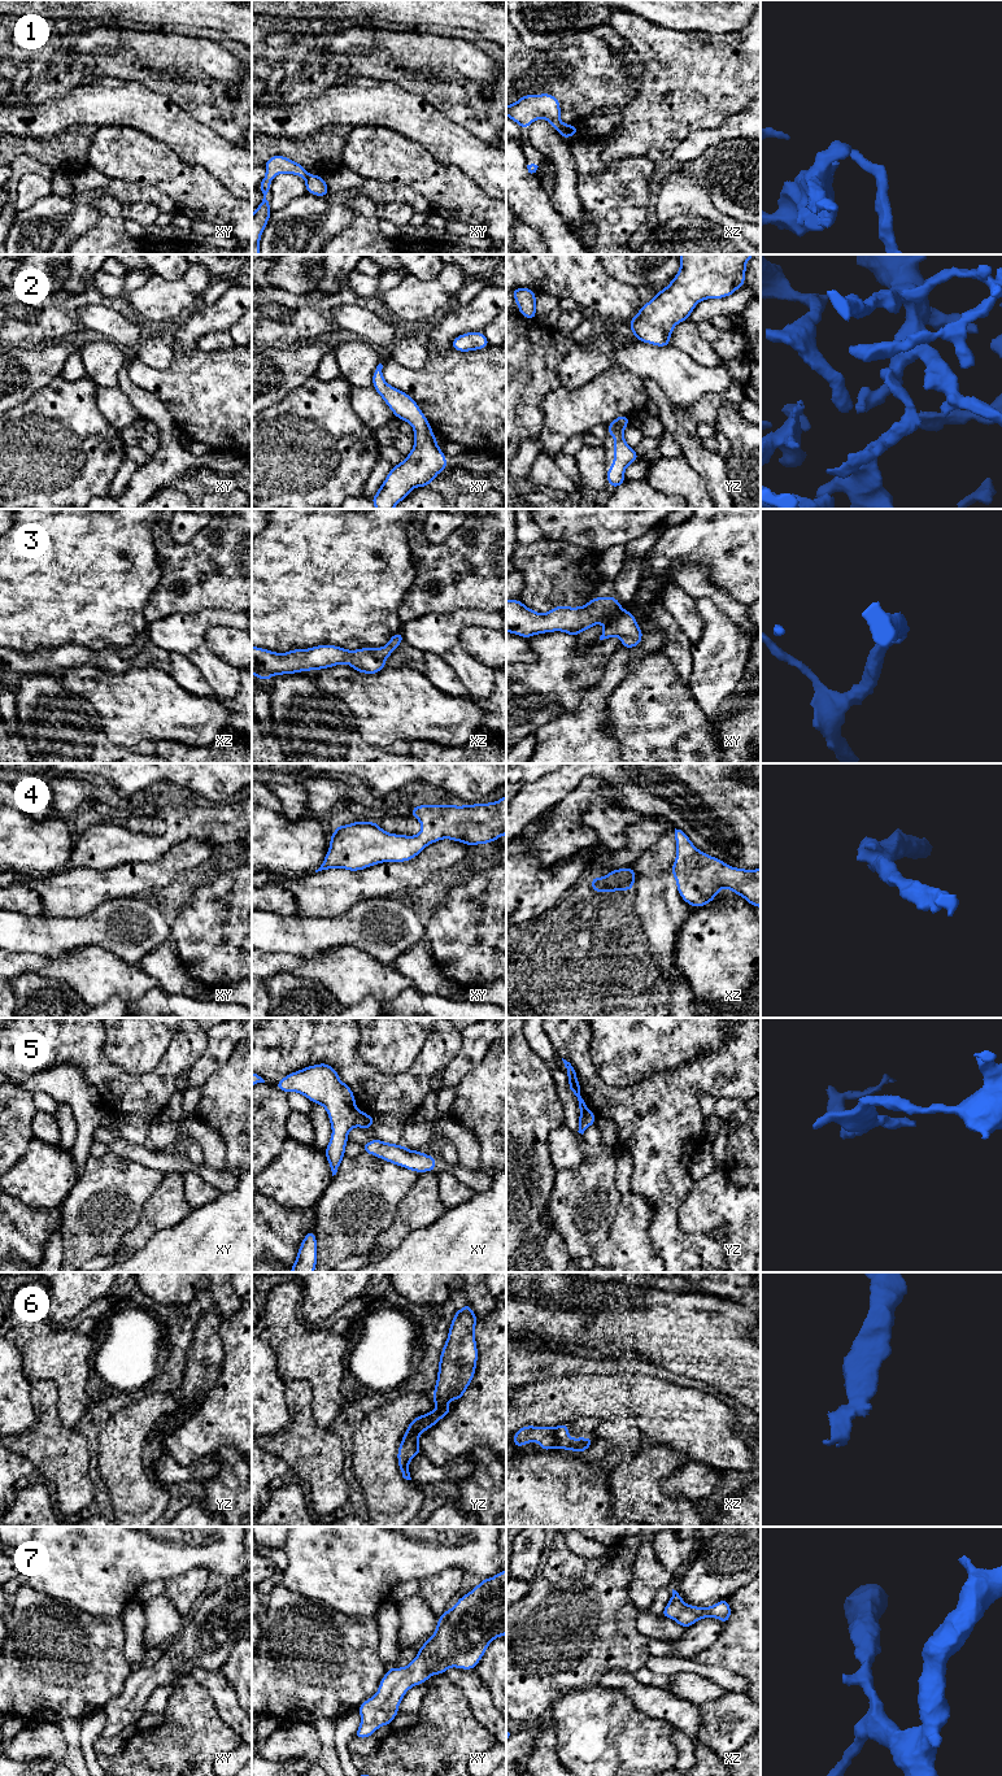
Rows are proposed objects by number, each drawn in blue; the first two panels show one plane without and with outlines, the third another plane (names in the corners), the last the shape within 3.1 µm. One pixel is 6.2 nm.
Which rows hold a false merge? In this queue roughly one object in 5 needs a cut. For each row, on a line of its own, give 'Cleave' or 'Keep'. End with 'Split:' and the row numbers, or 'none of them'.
1: Cleave
2: Keep
3: Keep
4: Keep
5: Cleave
6: Cleave
7: Keep
Split: 1, 5, 6

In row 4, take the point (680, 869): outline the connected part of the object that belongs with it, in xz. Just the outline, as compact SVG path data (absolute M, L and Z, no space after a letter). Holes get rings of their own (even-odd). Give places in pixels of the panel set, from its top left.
M675 828L676 861L671 872L680 897L693 907L710 904L722 888L761 907L761 869L736 869L697 849L685 832Z

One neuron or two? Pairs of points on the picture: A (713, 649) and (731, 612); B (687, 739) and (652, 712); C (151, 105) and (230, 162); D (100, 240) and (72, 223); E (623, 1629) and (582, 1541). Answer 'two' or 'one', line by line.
A: two
B: one
C: one
D: two
E: two

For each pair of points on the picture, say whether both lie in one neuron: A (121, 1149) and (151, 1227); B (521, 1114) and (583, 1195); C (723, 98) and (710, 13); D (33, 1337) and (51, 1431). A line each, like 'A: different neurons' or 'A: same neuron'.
A: different neurons
B: different neurons
C: different neurons
D: different neurons

